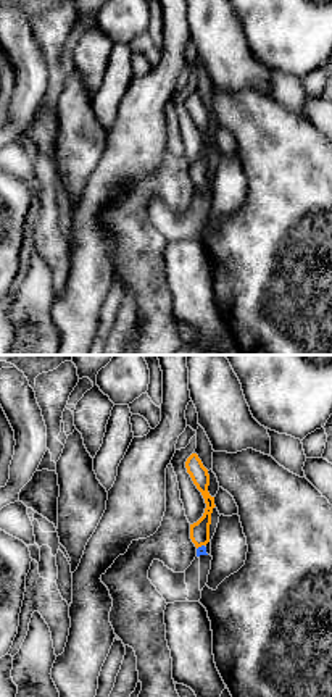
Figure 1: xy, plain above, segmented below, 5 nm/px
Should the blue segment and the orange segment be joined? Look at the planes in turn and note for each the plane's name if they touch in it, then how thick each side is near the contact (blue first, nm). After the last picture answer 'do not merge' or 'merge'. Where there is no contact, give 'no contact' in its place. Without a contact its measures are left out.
contact in xy; calibres 50 and 100 nm

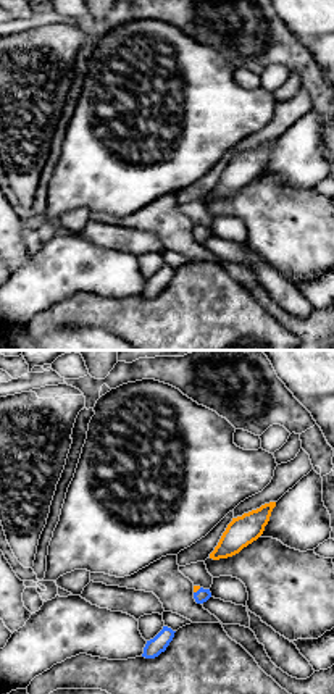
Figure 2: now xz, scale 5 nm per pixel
contact in xz; calibres 70 and 30 nm

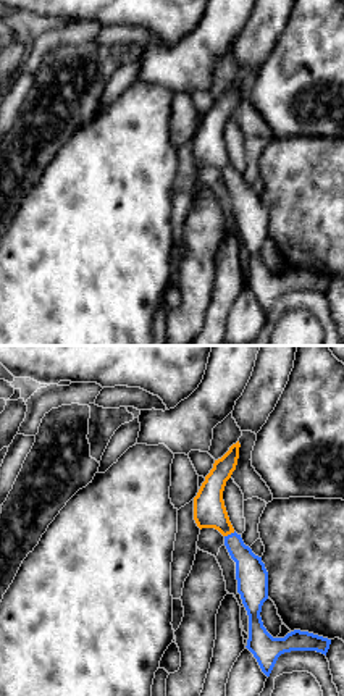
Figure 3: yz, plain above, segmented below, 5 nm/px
contact in yz; calibres 160 and 160 nm

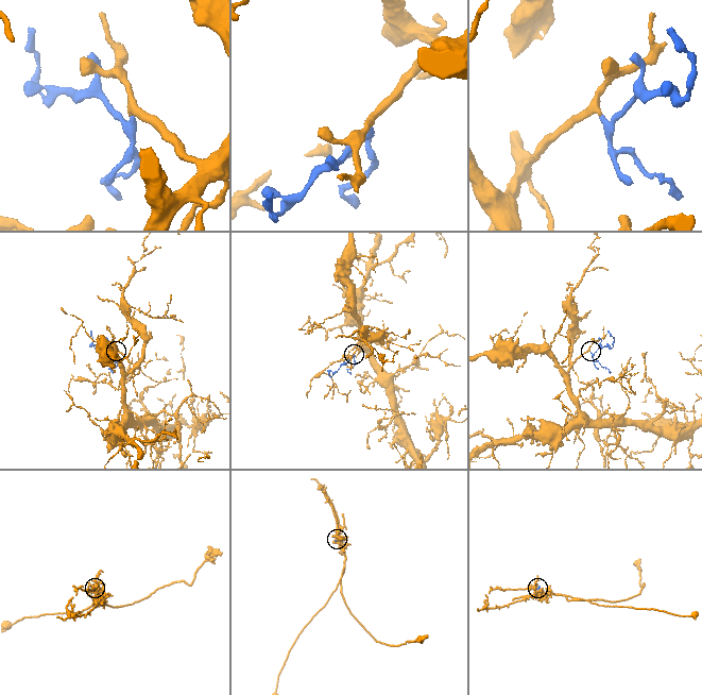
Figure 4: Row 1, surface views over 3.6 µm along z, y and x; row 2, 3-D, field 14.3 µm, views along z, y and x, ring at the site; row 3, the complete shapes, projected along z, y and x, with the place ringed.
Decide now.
merge

